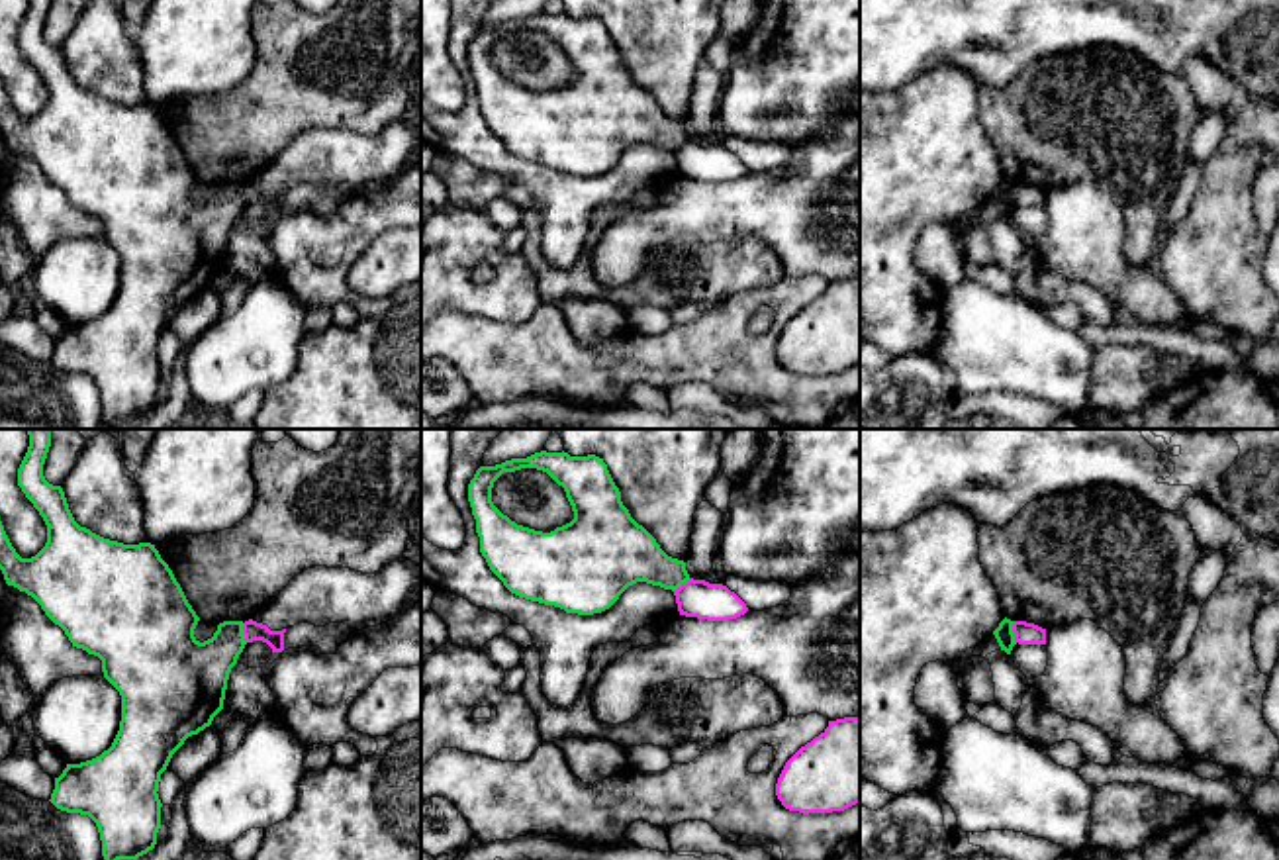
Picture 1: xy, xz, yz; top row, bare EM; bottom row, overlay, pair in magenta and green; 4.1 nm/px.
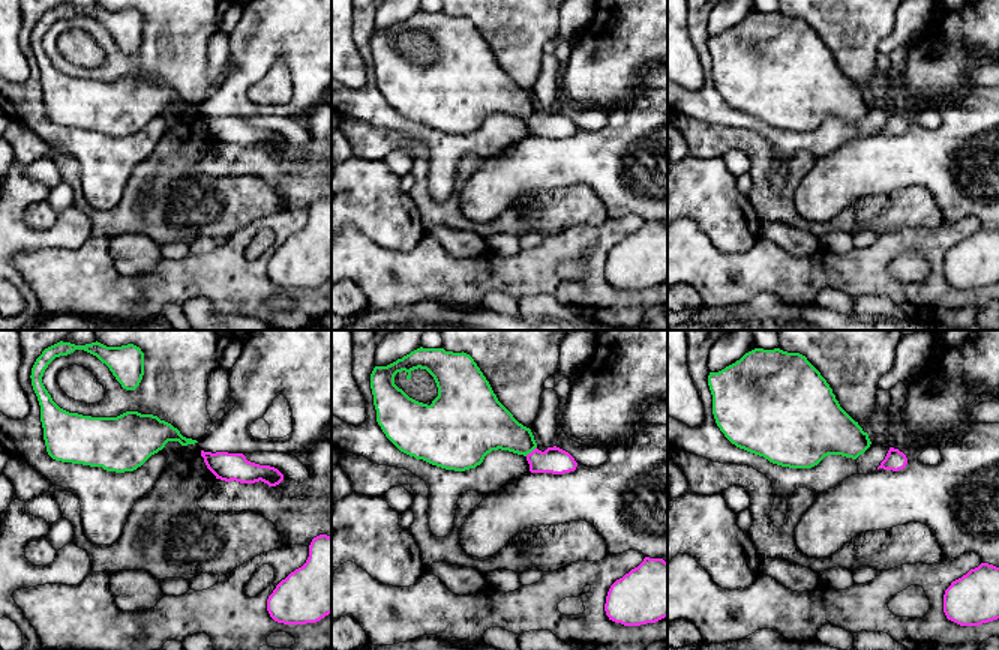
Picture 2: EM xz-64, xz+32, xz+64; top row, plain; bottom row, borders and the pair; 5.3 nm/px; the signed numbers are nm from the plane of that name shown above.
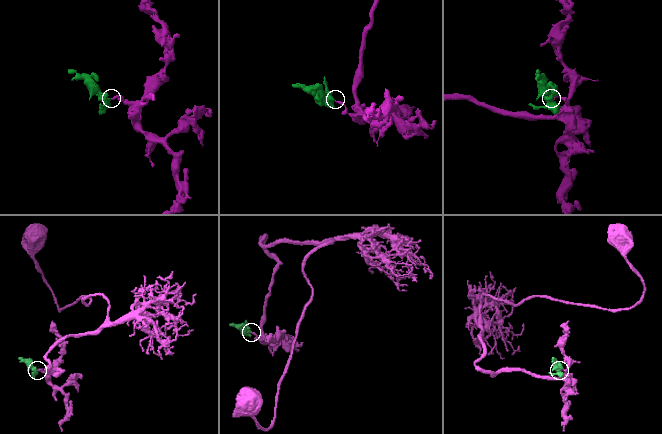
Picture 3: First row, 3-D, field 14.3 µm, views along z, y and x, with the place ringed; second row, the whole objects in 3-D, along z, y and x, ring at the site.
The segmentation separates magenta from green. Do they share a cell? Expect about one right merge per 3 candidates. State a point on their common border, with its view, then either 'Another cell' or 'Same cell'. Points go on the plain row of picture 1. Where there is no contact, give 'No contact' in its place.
Touches magenta at yz (1013, 192). Another cell

